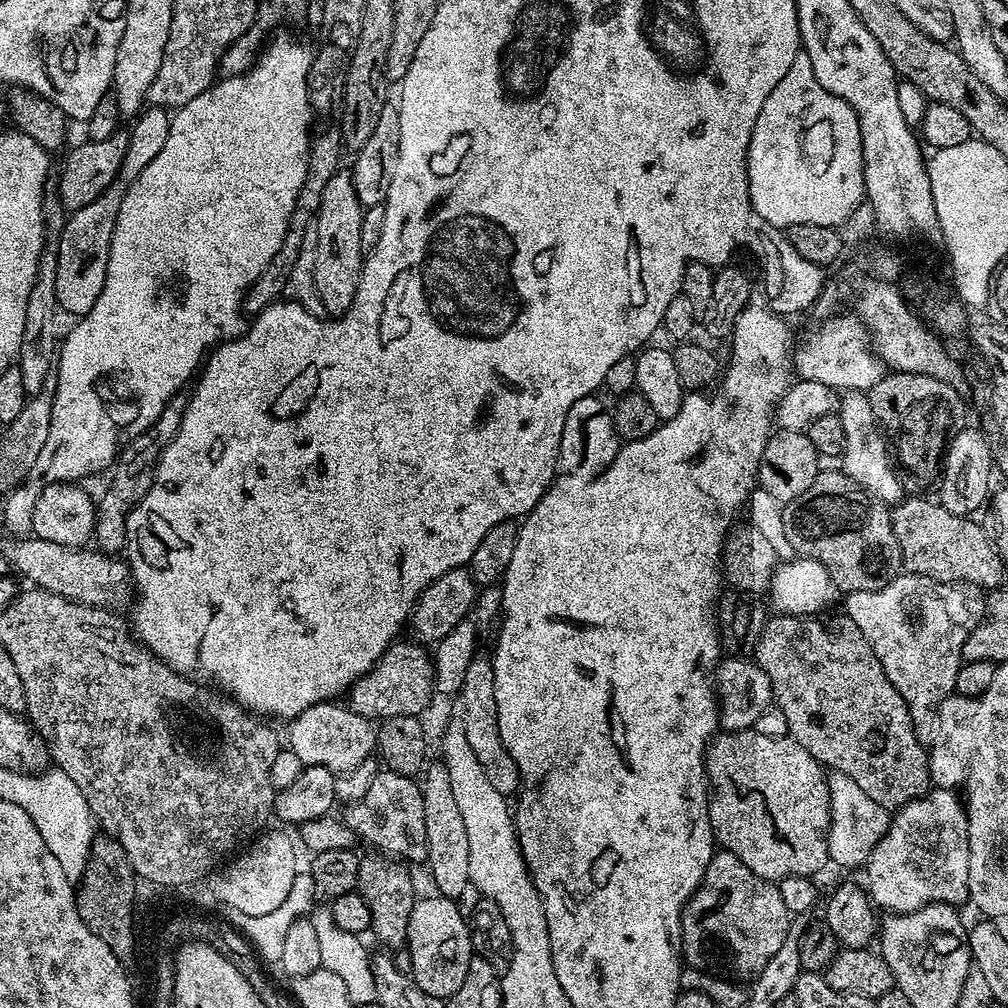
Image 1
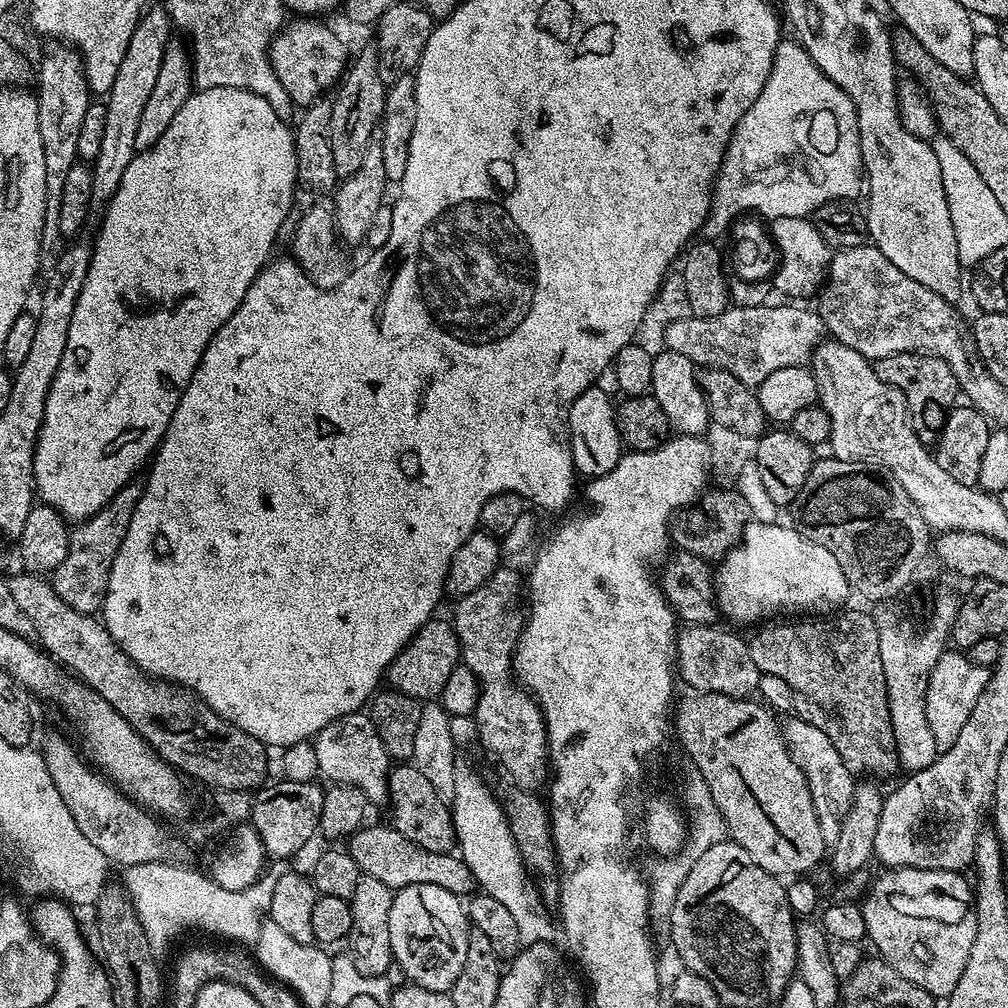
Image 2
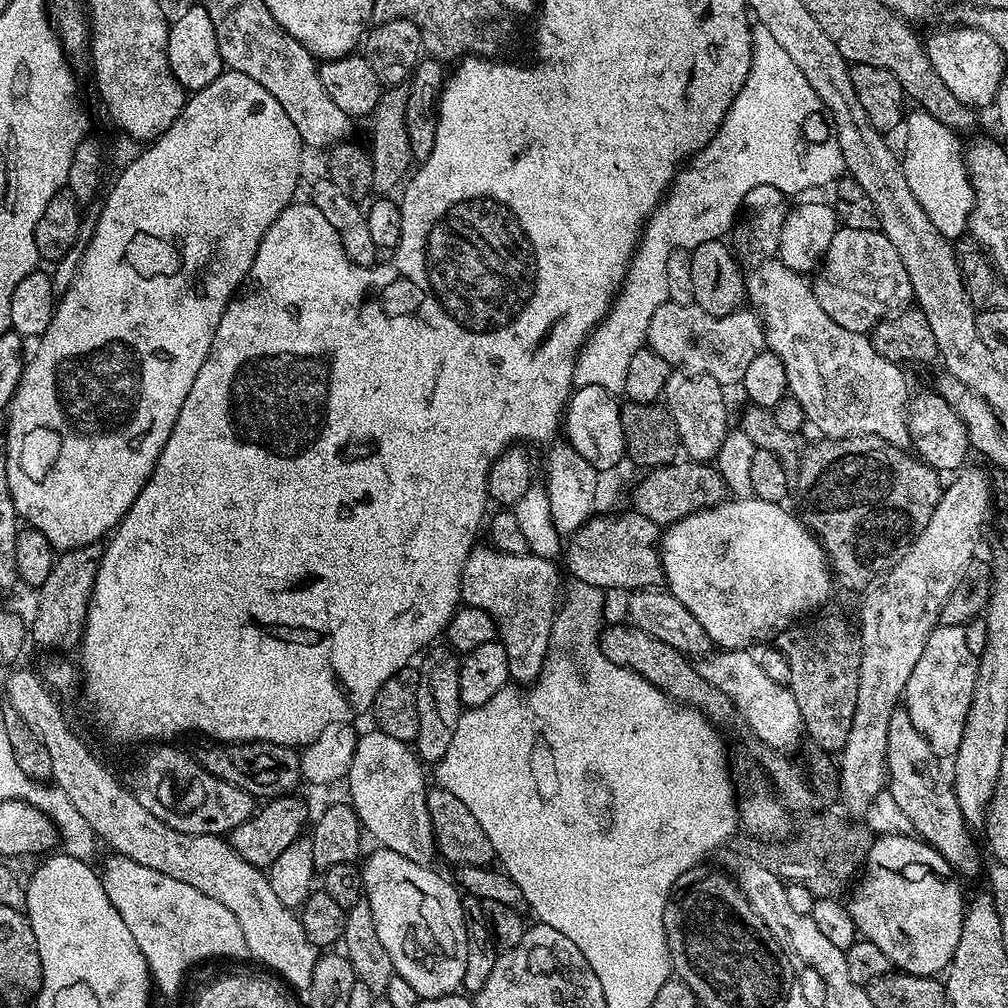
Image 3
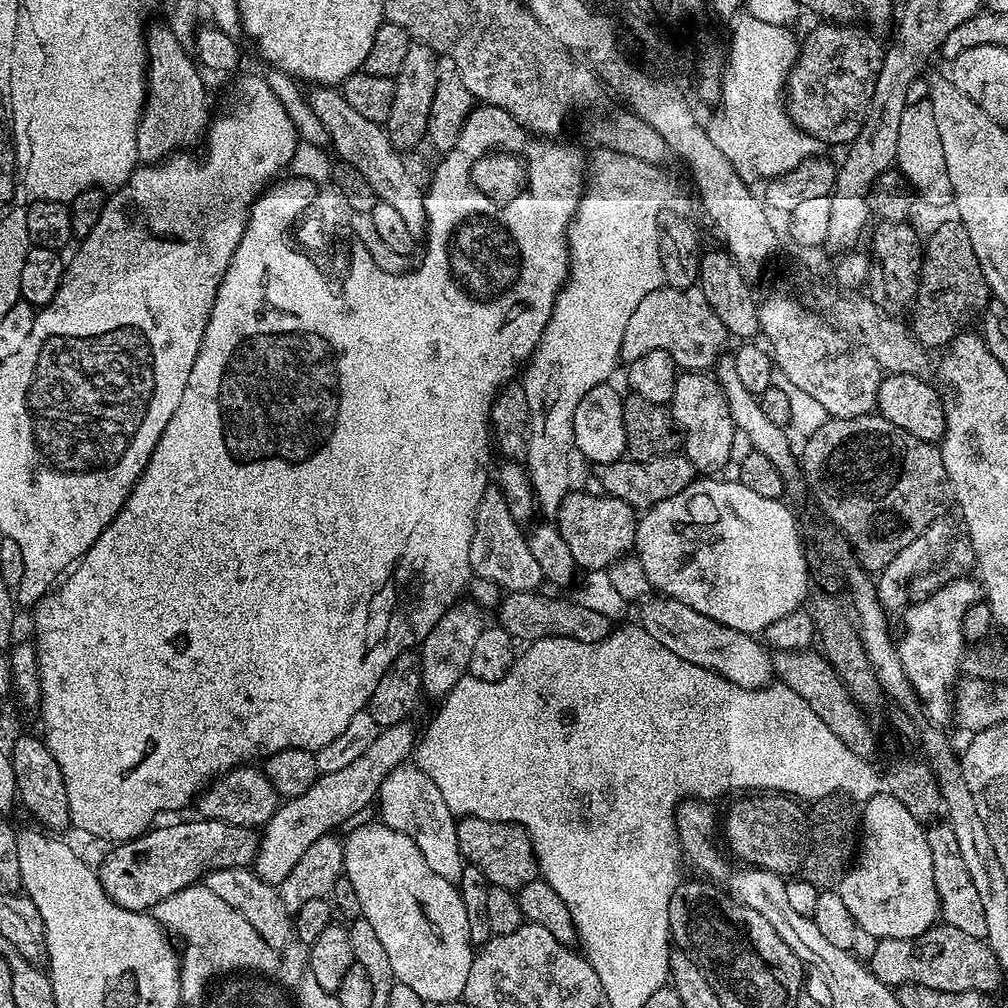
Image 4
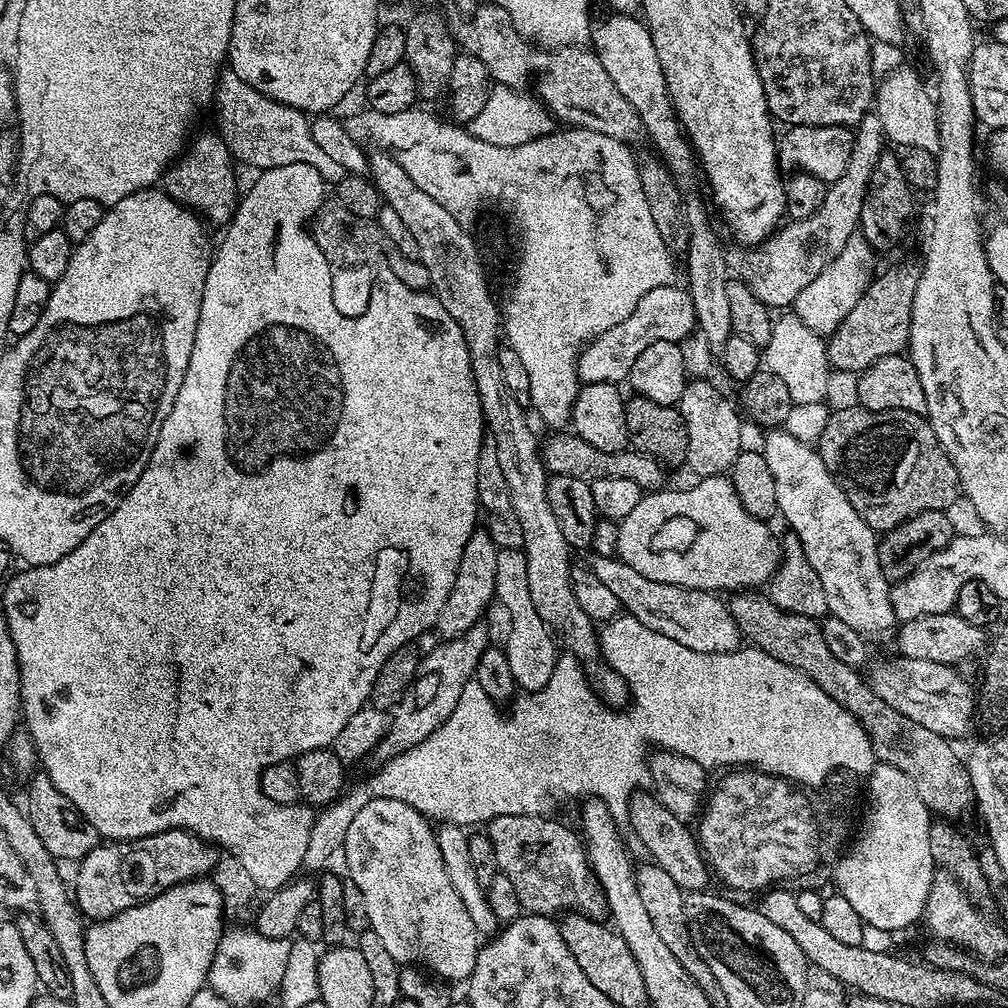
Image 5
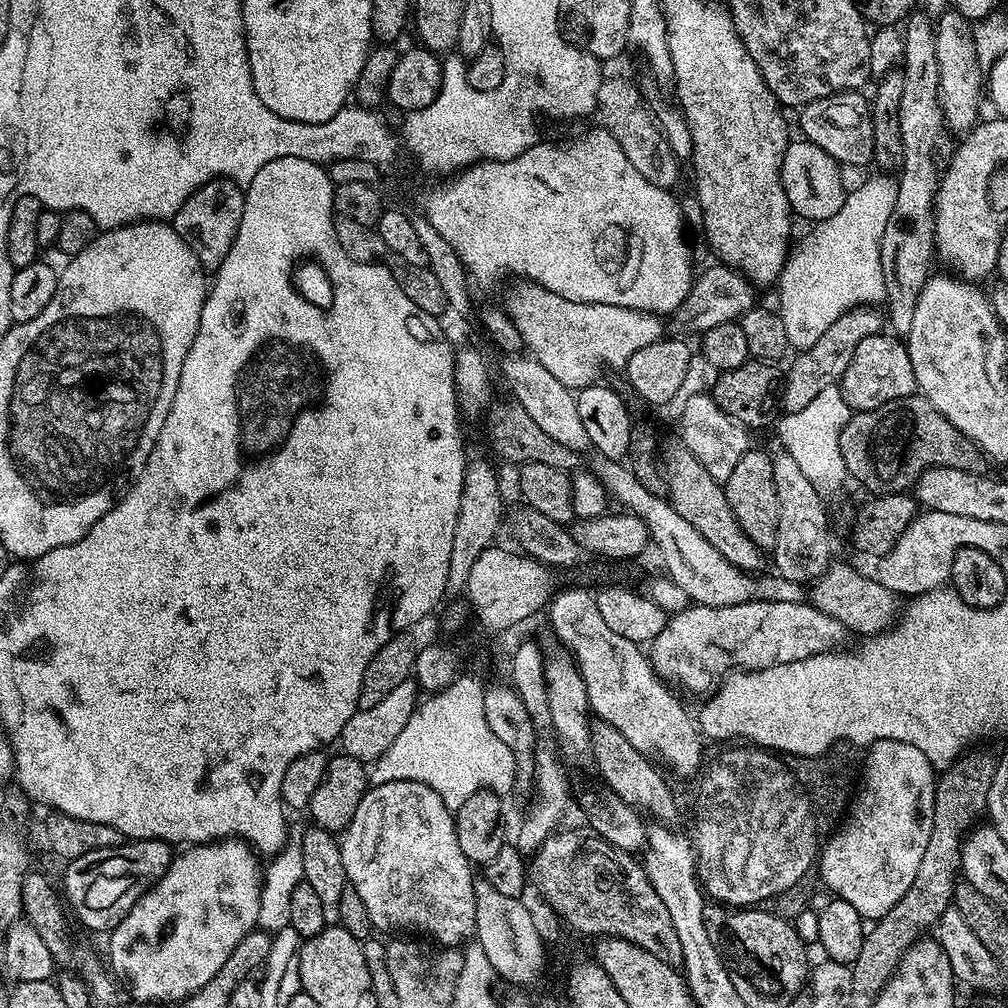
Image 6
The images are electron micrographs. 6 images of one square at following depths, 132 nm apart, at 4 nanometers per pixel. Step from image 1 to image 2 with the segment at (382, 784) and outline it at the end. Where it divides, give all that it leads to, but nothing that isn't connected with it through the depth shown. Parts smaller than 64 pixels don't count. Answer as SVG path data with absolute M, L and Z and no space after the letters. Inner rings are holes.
M400 762L389 771L388 774L388 799L387 807L392 807L391 827L398 830L410 842L418 842L422 850L434 850L435 852L452 852L457 847L456 827L452 821L449 801L444 800L434 790L434 785L424 777L410 762Z

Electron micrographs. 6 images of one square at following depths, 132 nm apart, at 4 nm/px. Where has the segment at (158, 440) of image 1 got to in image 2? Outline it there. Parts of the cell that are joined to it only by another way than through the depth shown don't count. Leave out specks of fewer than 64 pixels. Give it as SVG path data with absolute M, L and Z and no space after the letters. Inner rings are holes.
M129 482L125 488L118 490L118 494L114 494L114 498L110 498L110 502L106 502L106 506L102 506L102 510L98 510L88 520L79 521L71 529L66 558L62 561L62 566L50 574L53 590L67 606L91 614L103 609L116 551L122 546L122 538L126 538L130 518L134 518L134 510L143 493L143 487L139 483Z

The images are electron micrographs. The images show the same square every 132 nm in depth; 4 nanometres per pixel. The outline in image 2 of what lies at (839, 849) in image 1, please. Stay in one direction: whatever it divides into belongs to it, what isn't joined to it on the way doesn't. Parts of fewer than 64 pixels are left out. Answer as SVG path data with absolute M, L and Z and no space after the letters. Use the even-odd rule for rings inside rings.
M799 718L788 719L792 720L783 721L782 724L784 741L790 752L790 758L794 758L798 770L806 774L806 782L810 786L810 798L814 798L814 810L818 814L822 838L825 845L831 846L835 844L840 833L840 824L852 805L852 795L856 789L854 773L848 769L846 762L842 762L838 750L834 750L834 742L830 742L830 738L822 734L822 730Z

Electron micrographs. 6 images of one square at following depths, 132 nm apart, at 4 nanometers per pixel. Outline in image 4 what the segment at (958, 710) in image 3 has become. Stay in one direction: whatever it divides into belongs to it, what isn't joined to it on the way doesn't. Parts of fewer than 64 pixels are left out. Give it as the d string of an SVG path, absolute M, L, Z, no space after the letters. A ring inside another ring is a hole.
M976 578L950 580L939 586L941 588L925 600L909 603L903 609L904 637L899 637L898 647L906 678L910 678L910 686L914 686L925 717L937 726L944 726L954 716L954 689L962 676L962 657L966 652L962 614L966 614L972 604L981 603L985 594Z

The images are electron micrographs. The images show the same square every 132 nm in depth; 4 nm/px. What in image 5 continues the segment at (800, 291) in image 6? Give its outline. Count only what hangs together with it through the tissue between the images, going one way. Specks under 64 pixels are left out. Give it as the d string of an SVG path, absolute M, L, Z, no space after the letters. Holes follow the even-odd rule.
M855 235L843 247L838 258L828 264L826 270L810 282L795 300L794 313L815 333L821 336L831 335L842 318L849 313L858 300L863 296L870 279L870 264L874 257L874 250L869 247L867 240L861 235Z

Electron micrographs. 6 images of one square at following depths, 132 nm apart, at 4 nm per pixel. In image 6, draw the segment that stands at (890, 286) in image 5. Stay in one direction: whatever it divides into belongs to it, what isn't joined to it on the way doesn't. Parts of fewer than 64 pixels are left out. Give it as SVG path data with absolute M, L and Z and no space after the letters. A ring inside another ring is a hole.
M872 306L849 310L842 314L814 345L796 356L797 360L789 366L788 374L786 370L782 380L782 402L784 398L784 408L788 411L785 413L793 414L806 410L808 406L819 401L819 396L827 388L835 389L839 385L842 374L846 374L846 366L850 366L850 358L854 358L854 346L858 346L862 338L881 335L886 320L876 311L877 309Z

